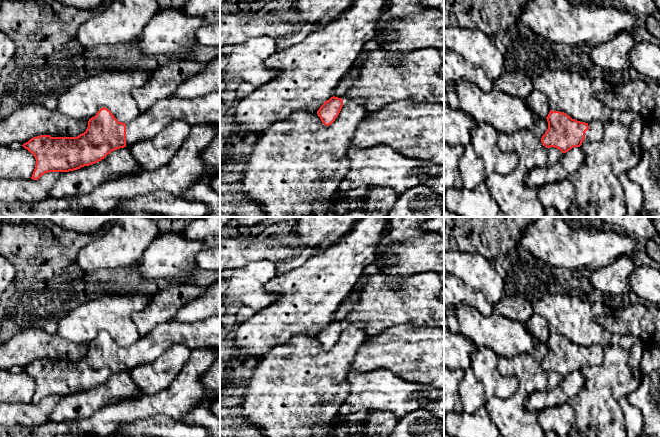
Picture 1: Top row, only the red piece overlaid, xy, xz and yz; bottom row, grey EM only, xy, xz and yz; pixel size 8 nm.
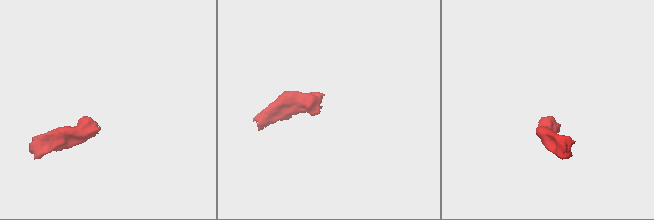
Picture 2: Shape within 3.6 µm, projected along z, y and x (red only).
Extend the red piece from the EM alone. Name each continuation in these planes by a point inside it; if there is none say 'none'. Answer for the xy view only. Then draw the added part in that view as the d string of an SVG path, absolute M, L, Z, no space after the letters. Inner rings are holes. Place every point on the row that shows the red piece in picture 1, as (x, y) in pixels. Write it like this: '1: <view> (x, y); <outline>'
1: xy (204, 109); M220 90L194 98L171 97L158 100L150 109L126 123L126 147L154 137L174 121L220 125Z

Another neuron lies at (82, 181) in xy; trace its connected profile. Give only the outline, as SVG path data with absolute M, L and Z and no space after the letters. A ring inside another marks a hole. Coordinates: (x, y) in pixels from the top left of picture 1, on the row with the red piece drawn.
M127 147L112 151L101 161L65 172L49 192L51 198L64 198L90 193L116 175L127 176L137 162Z

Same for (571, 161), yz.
M574 147L563 153L561 160L548 167L538 166L529 171L525 176L528 187L539 188L546 183L560 182L575 171L579 170L585 161L585 154L580 147Z

